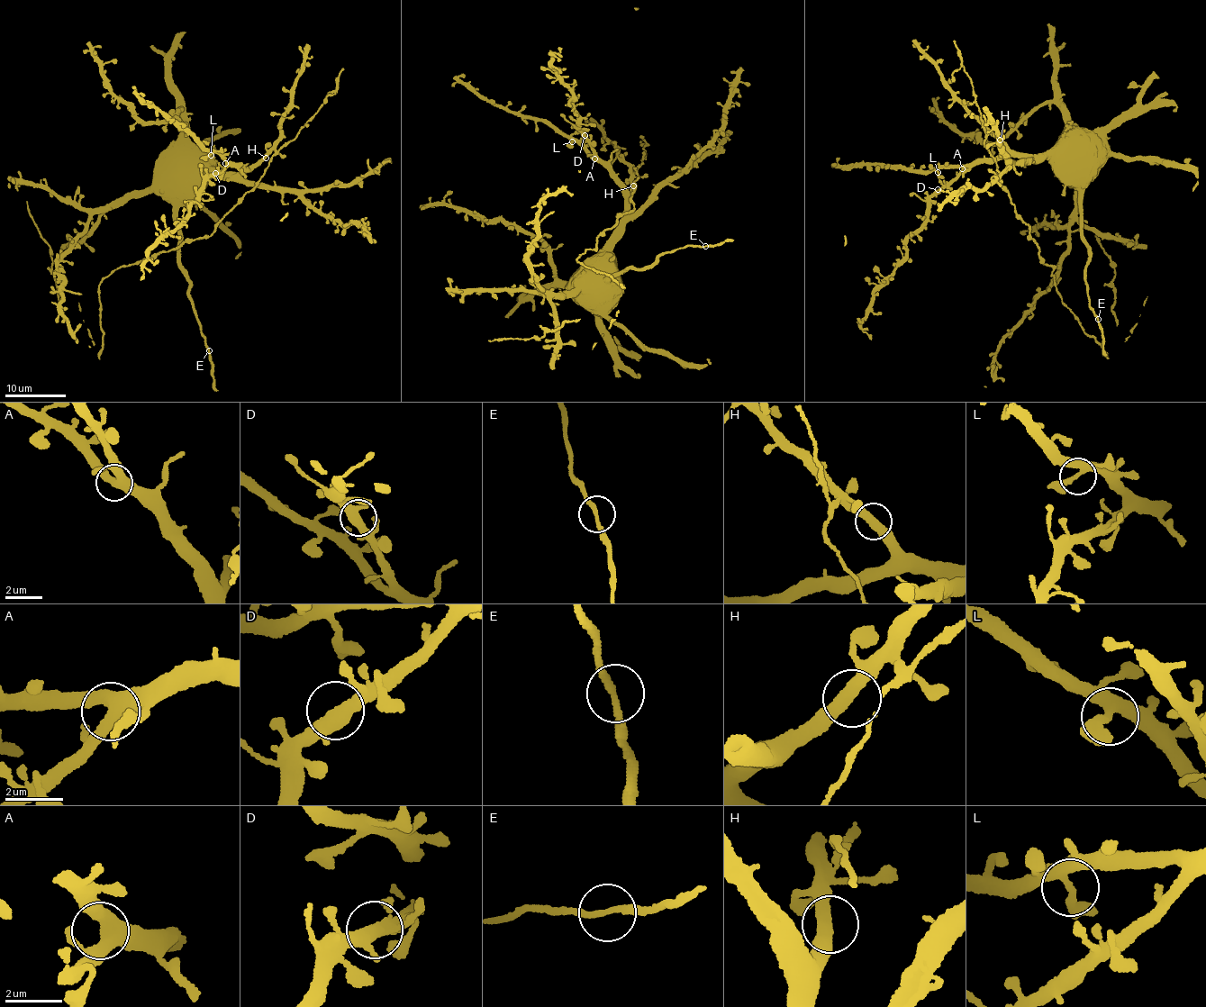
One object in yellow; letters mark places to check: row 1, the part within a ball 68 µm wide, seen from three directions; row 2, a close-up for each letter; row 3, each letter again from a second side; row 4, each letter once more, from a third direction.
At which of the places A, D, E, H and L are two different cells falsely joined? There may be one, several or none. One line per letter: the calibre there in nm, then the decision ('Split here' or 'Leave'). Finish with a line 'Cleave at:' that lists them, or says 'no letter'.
A: Thickness 440 nm. Leave
D: Thickness 400 nm. Leave
E: Thickness 200 nm. Leave
H: Thickness 440 nm. Leave
L: Thickness 280 nm. Leave
Cleave at: no letter

